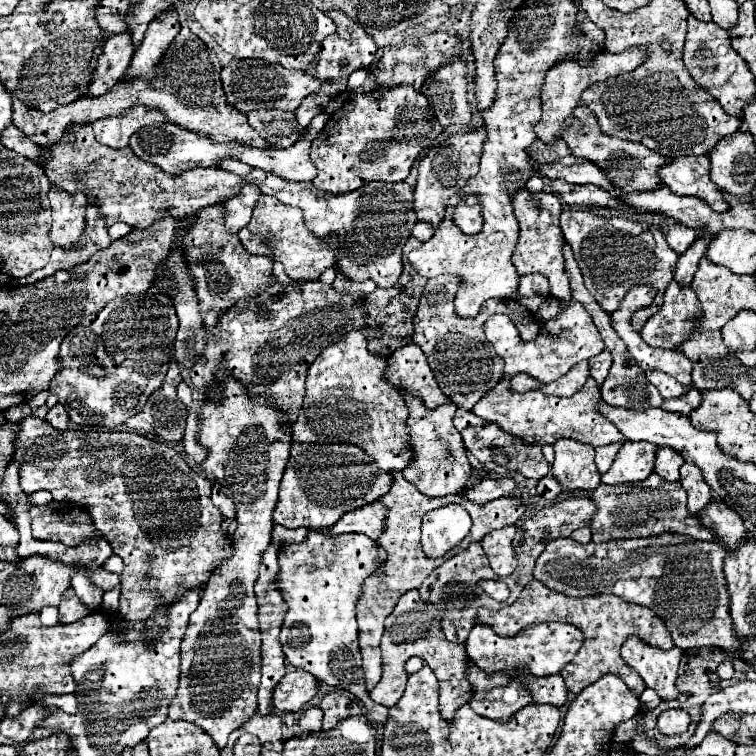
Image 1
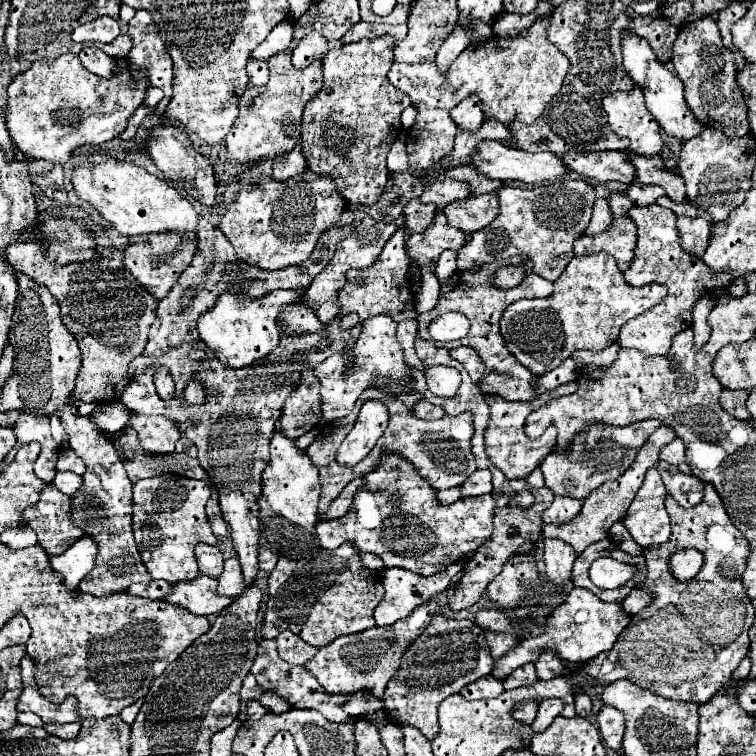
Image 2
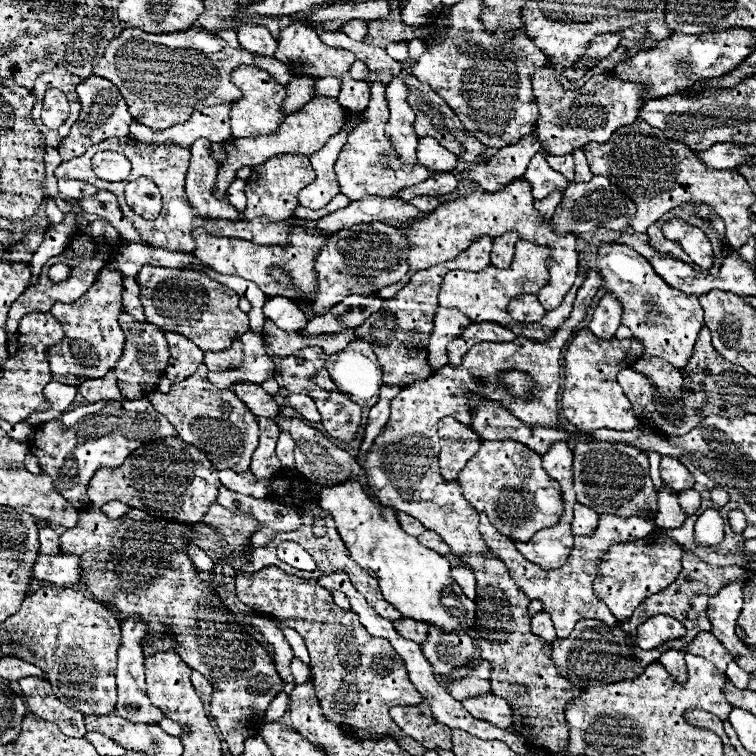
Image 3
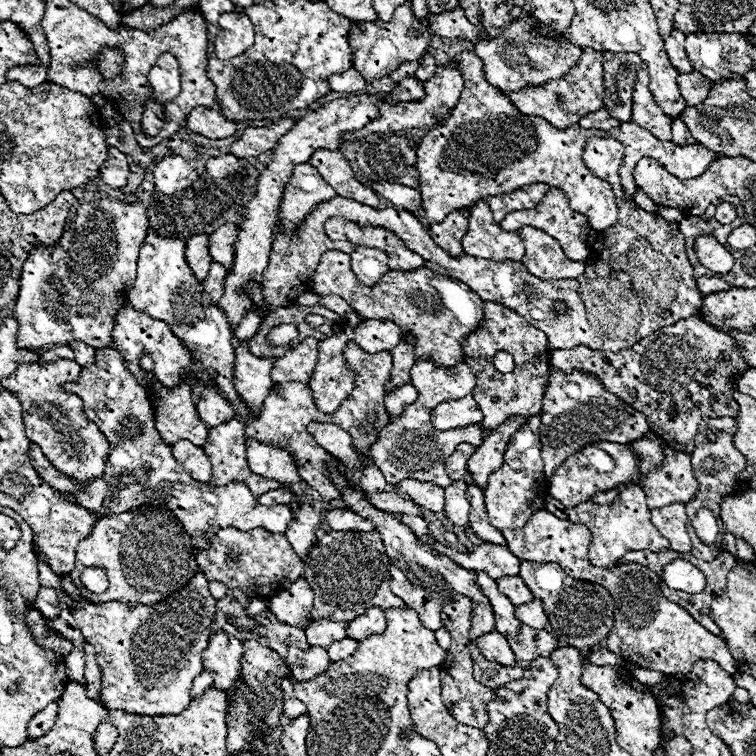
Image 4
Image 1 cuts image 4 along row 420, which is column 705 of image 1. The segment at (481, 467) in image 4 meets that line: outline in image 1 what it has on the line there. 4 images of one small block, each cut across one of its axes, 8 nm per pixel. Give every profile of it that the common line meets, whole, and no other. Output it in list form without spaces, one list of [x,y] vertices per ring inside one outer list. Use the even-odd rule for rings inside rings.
[[[712,500],[698,512],[698,516],[706,528],[718,532],[720,544],[724,544],[726,550],[734,550],[734,546],[744,542],[746,538],[744,522],[728,504]]]

